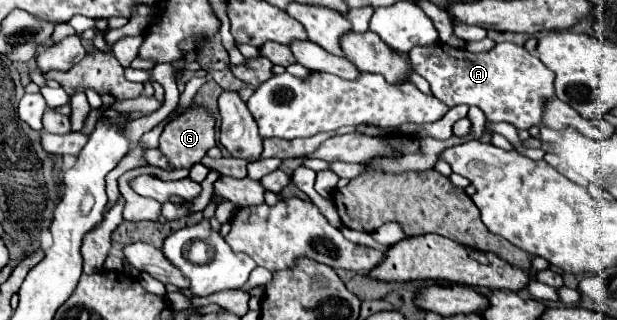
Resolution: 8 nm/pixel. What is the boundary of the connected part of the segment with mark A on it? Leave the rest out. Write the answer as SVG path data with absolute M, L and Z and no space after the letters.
M433 43L427 47L413 47L409 51L411 63L419 75L423 75L433 95L445 103L449 109L457 105L477 105L489 121L507 121L517 129L529 129L531 125L541 125L541 101L553 97L553 71L549 71L541 59L529 53L525 47L513 43L497 43L495 49L487 53L469 53L467 49L453 49L445 43Z

